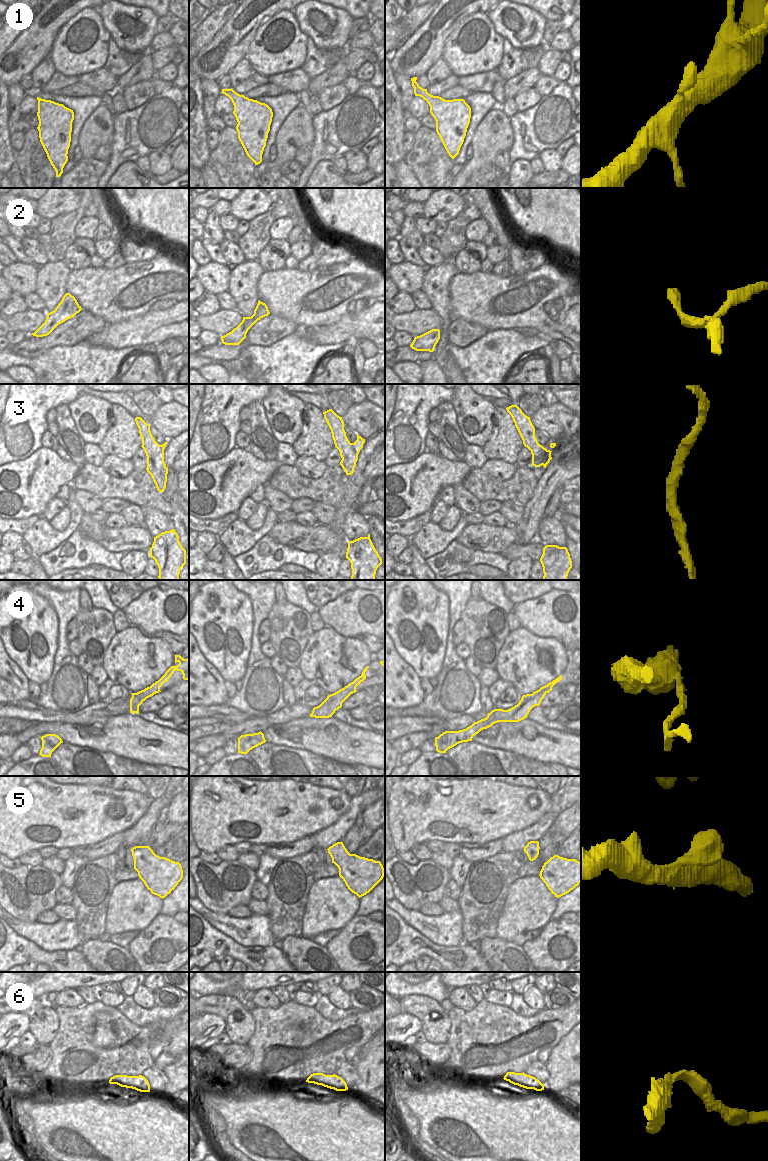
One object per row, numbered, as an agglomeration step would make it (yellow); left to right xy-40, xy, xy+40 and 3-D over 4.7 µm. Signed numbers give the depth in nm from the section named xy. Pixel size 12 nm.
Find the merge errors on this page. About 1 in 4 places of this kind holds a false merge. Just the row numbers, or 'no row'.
4.

